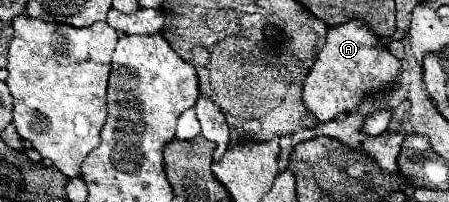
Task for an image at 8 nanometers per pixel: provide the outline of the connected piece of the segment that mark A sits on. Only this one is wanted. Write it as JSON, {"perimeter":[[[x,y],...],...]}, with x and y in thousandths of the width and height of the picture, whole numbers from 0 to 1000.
{"perimeter":[[[771,104],[735,134],[726,223],[713,252],[690,371],[677,401],[677,510],[708,579],[708,599],[748,589],[802,520],[806,480],[824,450],[864,441],[882,411],[891,302],[864,252],[851,183],[842,183],[811,104]]]}

